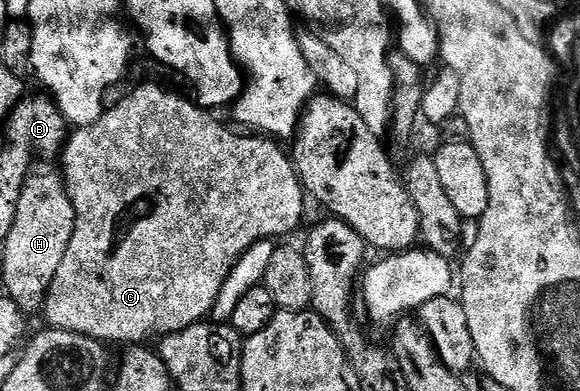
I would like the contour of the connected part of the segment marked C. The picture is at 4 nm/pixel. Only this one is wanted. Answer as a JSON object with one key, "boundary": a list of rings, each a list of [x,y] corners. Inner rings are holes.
{"boundary":[[[144,83],[136,87],[125,99],[109,106],[98,121],[89,127],[77,127],[67,136],[62,148],[62,174],[68,196],[74,205],[74,237],[66,245],[66,257],[54,273],[54,281],[44,301],[42,315],[48,318],[47,326],[53,331],[82,333],[91,339],[98,339],[105,345],[124,343],[123,345],[140,345],[145,341],[155,340],[170,333],[186,329],[190,325],[207,320],[212,314],[212,306],[234,265],[244,256],[246,249],[264,239],[279,240],[279,235],[288,235],[300,227],[304,219],[304,199],[306,192],[296,176],[296,169],[287,150],[279,142],[268,137],[257,137],[252,133],[235,135],[228,127],[223,127],[215,119],[211,110],[205,109],[191,98],[183,99],[176,91],[167,91],[156,83]]]}

